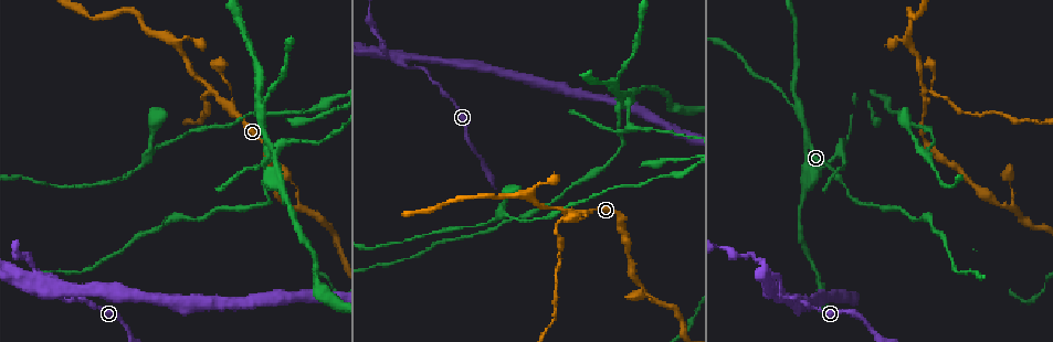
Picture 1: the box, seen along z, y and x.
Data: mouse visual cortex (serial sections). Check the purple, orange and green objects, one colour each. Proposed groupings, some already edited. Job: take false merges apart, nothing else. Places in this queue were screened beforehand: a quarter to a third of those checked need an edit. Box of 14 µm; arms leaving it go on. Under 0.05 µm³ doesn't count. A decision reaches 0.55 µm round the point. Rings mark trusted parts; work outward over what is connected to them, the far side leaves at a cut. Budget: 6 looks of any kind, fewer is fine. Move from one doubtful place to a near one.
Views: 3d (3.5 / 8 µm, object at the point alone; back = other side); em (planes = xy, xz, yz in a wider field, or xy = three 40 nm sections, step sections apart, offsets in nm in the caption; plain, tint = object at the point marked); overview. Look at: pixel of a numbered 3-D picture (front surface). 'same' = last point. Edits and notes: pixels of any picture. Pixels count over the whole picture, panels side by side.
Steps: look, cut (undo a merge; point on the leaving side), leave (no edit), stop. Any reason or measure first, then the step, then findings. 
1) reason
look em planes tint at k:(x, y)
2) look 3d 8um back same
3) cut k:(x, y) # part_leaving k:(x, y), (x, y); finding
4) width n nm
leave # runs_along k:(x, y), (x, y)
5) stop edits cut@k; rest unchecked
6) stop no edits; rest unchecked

branch point
look 3d 8um back at 1:(213, 92)

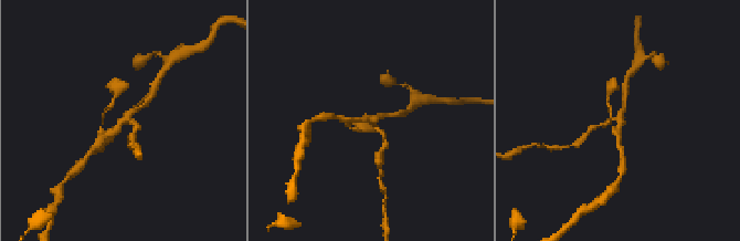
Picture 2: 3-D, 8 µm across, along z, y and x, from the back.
arms 3; arm_widths 150, 150, 250 nm
look em xy step 1 tint at 2:(369, 117)

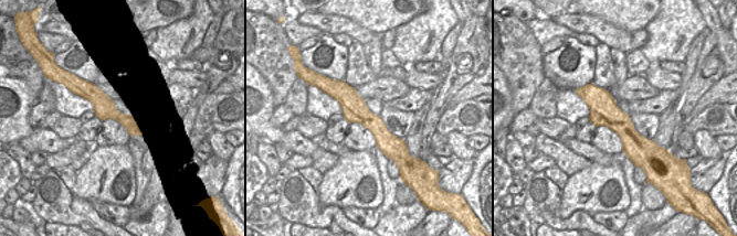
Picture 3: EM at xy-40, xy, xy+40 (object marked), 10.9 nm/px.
leave # runs_along 2:(101, 143), (148, 100); all the same cell

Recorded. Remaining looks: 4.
three-way junction
look 3d 3.5um at 1:(1010, 208)

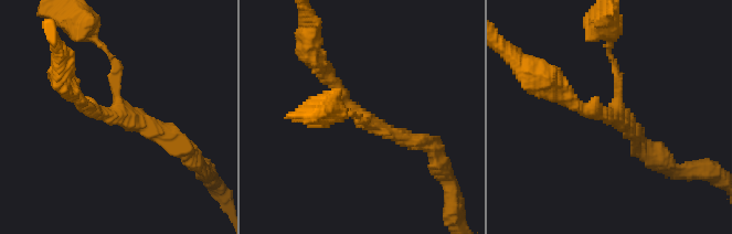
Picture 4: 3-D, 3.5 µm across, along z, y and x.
arms 3; arm_widths 100, 200, 250 nm
look em xy step 5 plain at 4:(113, 114)

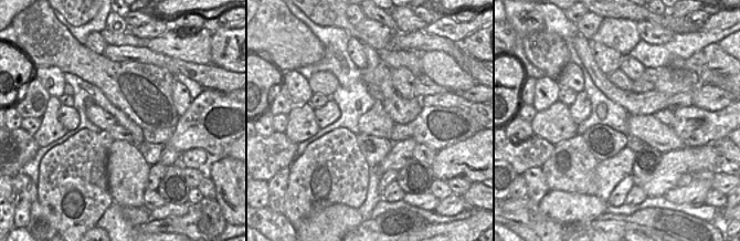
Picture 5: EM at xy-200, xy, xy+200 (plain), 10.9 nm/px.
with the object marked
look em xy step 5 tint same

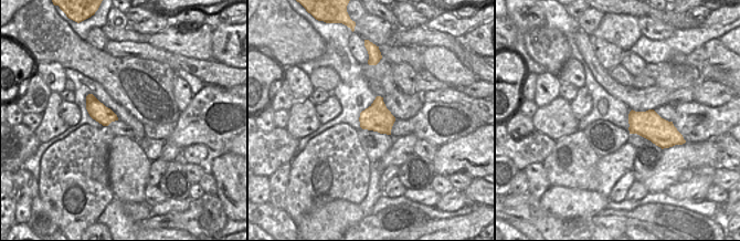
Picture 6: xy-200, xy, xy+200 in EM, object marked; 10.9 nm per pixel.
leave # runs_along 4:(321, 64), (366, 120), (423, 144); continuous, no second cell

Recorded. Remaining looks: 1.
stop no edits; rest unchecked

